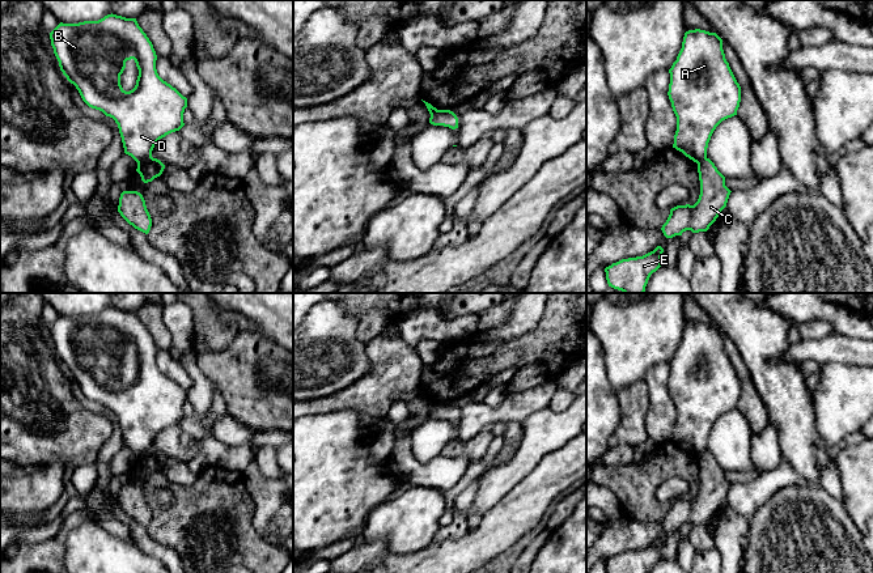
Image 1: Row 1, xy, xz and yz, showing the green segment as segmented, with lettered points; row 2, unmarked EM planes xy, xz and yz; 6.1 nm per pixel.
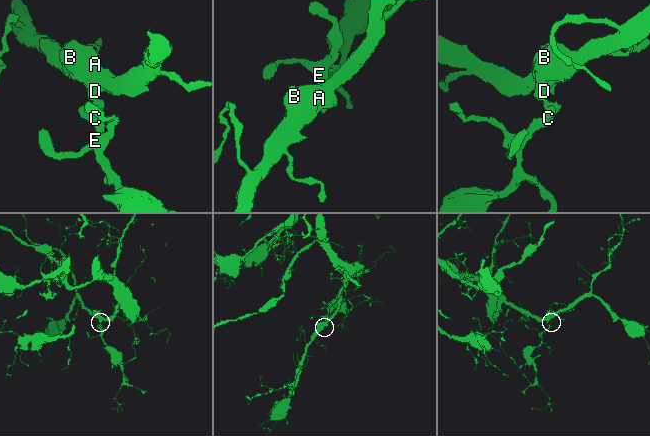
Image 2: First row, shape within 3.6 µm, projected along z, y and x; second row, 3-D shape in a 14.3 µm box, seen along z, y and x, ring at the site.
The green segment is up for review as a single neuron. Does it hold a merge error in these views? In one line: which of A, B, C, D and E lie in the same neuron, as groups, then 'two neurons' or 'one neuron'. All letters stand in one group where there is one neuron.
A B D / C E; two neurons

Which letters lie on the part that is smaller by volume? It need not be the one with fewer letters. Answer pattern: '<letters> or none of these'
C, E

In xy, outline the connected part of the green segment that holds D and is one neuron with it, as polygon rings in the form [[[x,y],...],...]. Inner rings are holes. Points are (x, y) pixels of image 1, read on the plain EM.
[[[111,306],[98,314],[60,315],[50,326],[50,332],[63,368],[76,379],[89,400],[115,413],[124,446],[137,457],[152,450],[152,443],[160,432],[185,419],[187,391],[158,369],[156,344],[136,311]],[[131,352],[136,356],[139,369],[135,381],[126,385],[120,378],[120,368],[126,355]]]

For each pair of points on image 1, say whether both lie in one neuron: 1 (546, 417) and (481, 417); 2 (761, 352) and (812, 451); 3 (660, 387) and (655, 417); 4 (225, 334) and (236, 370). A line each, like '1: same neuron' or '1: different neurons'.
1: different neurons
2: same neuron
3: same neuron
4: different neurons

